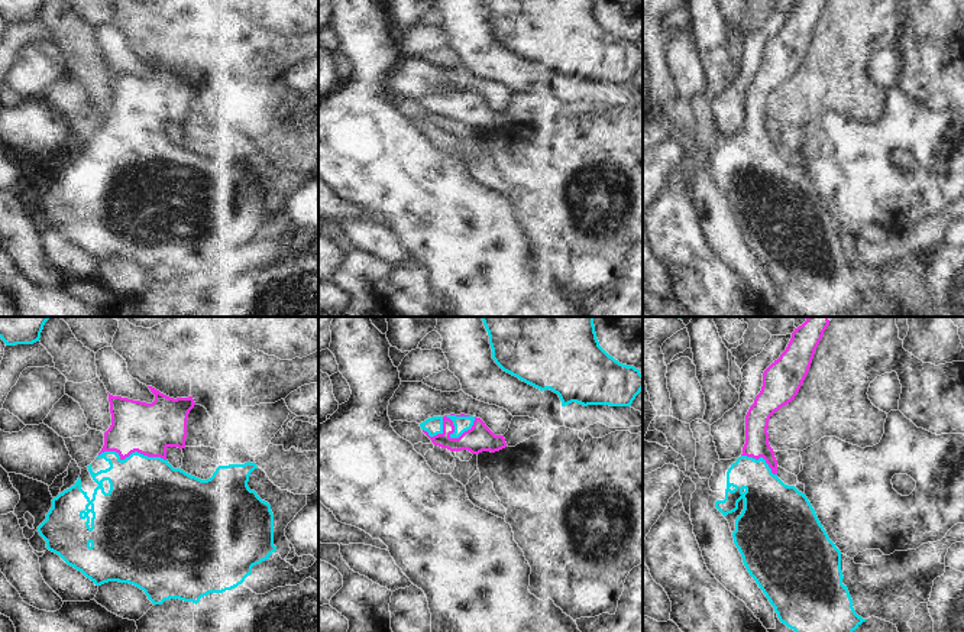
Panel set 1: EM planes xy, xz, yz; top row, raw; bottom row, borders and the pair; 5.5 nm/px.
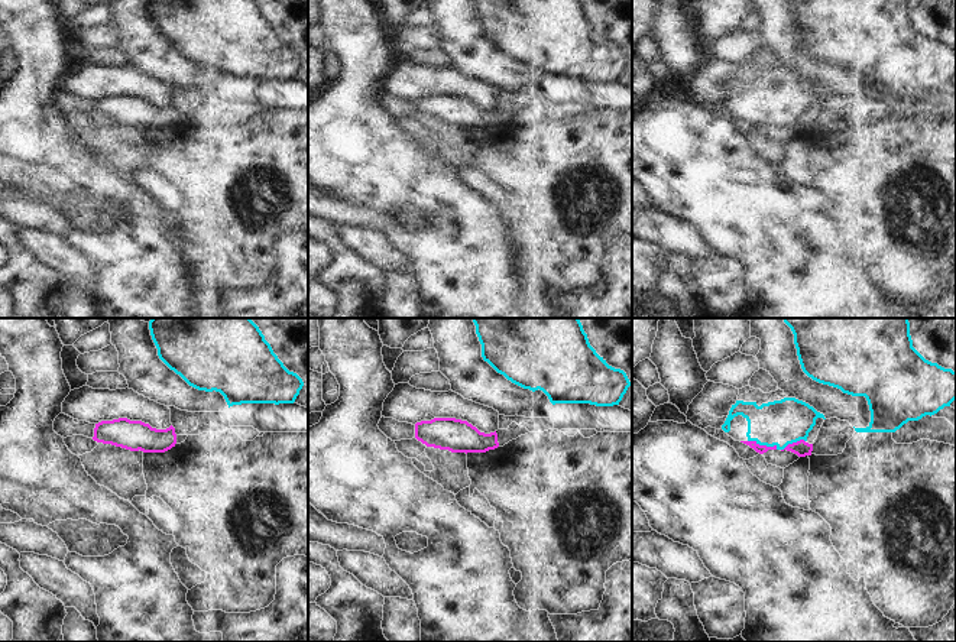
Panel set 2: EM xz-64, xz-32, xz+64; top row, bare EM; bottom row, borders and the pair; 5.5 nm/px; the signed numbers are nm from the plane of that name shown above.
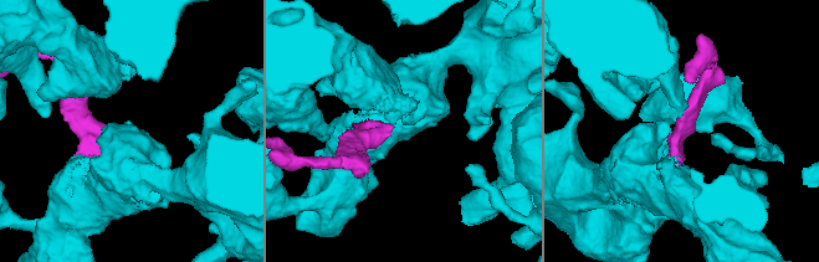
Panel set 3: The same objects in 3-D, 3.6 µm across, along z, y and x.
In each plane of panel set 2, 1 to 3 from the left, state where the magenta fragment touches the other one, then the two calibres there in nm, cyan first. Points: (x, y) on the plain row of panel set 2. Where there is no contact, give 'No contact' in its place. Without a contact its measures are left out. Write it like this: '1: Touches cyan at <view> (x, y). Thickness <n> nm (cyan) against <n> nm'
1: No contact
2: No contact
3: Touches cyan at xz+64 (762, 120). Thickness 260 nm (cyan) against 50 nm.

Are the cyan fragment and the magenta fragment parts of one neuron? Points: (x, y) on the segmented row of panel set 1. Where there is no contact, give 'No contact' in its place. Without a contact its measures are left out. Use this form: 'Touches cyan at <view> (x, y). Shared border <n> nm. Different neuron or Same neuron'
Touches cyan at xz (453, 423). Shared border 300 nm. Same neuron.

